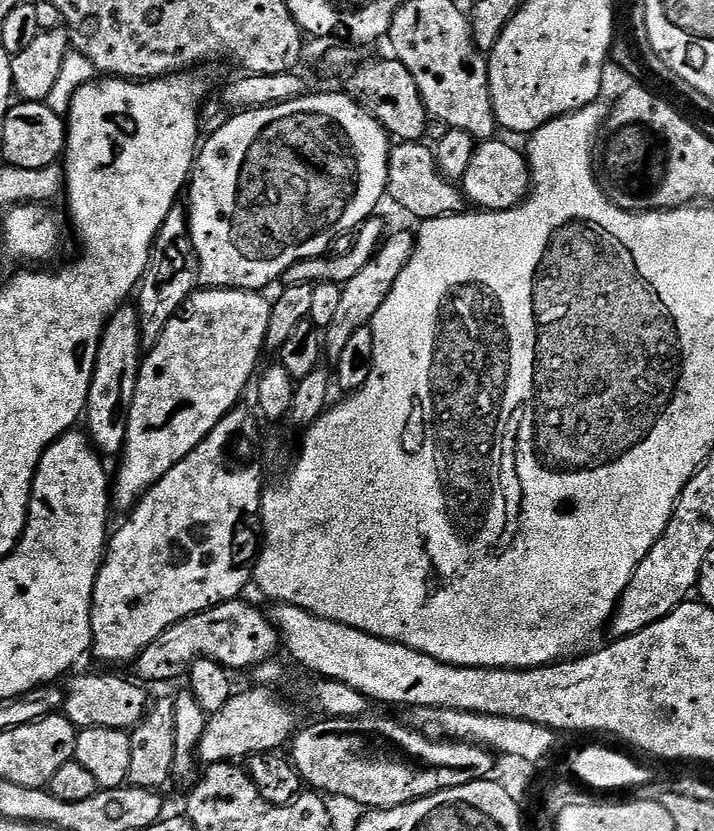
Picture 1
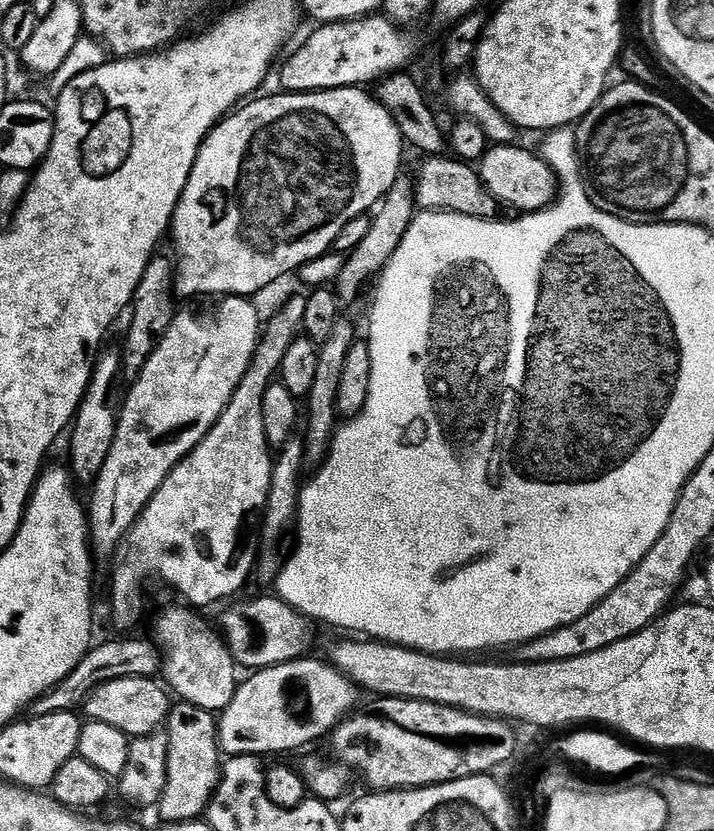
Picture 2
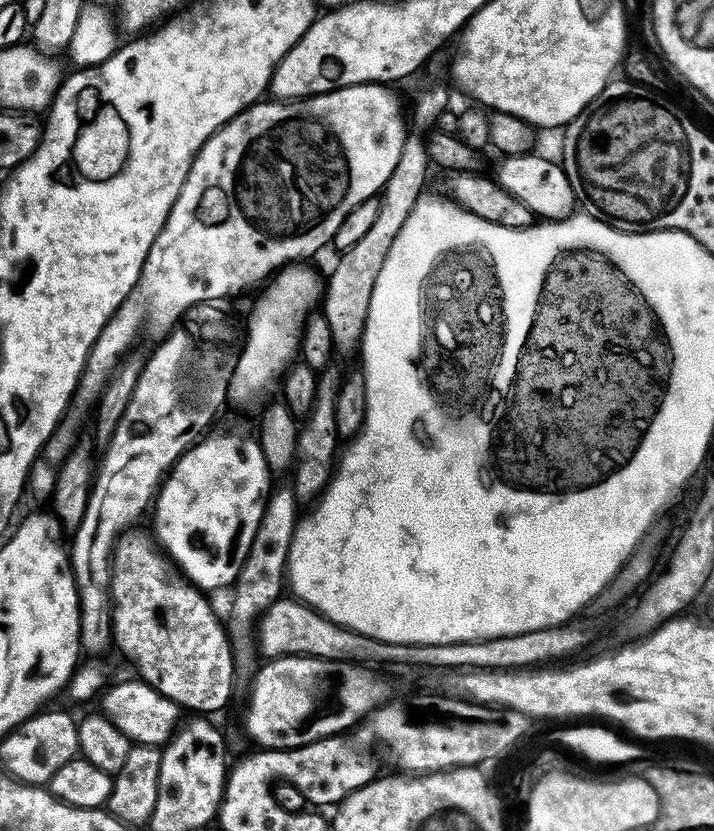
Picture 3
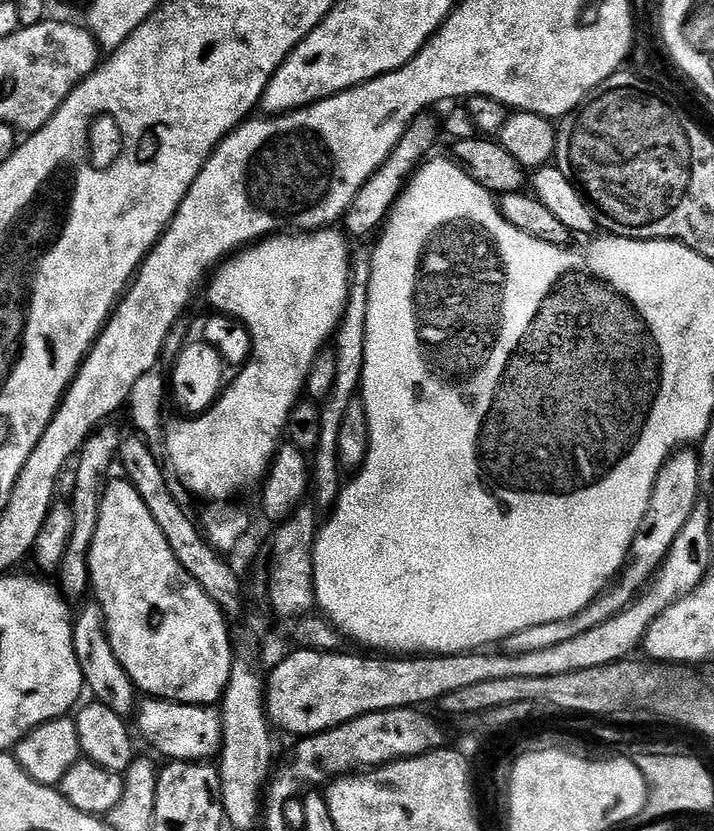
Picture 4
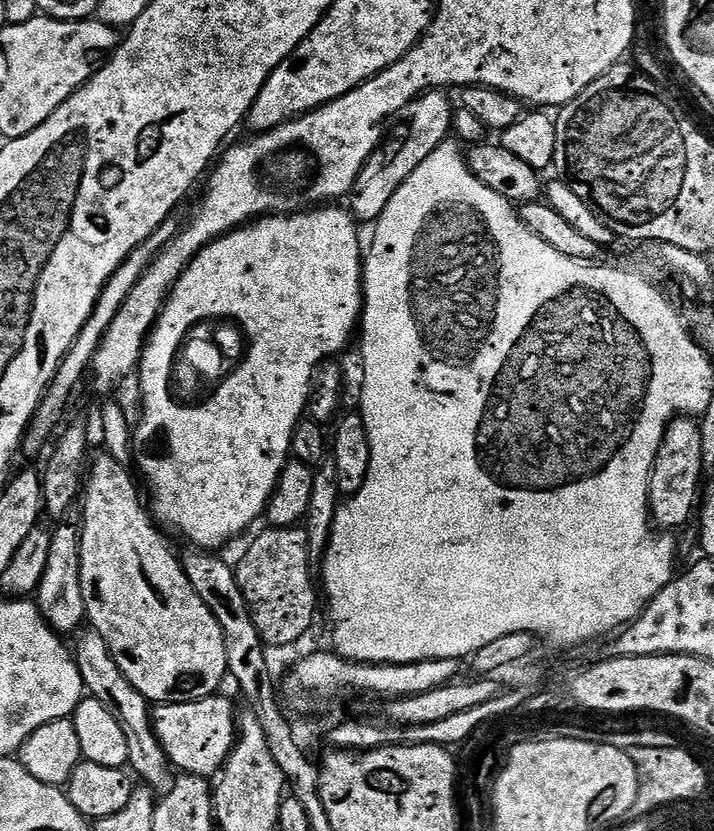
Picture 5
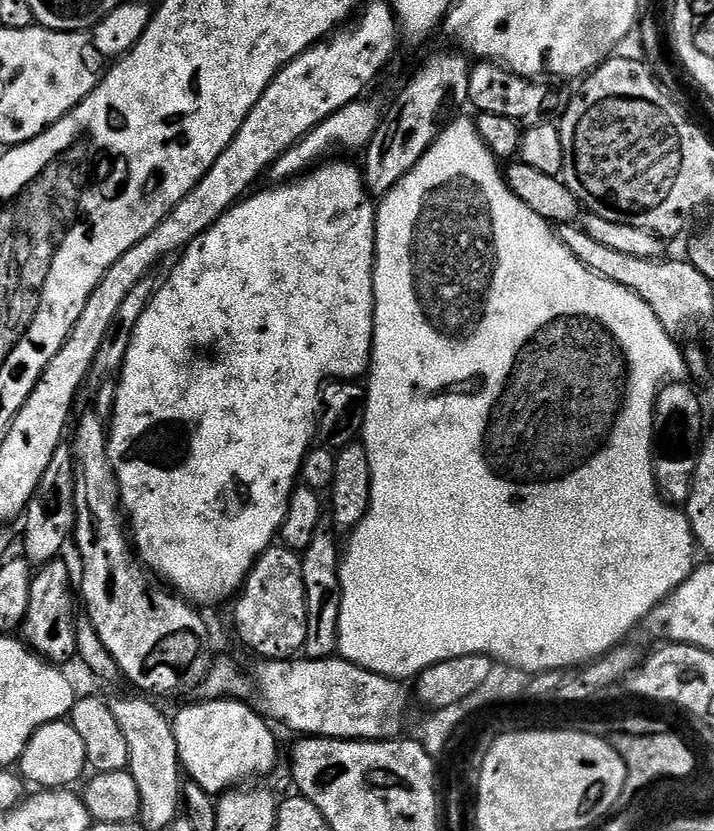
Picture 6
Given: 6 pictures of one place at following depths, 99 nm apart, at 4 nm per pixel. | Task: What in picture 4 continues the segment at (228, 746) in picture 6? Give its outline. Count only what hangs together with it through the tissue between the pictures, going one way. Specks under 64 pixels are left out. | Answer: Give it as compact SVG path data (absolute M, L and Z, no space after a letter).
M144 698L139 701L140 732L161 752L173 760L207 761L221 750L223 728L220 713L215 707L192 704L177 704L174 701Z

